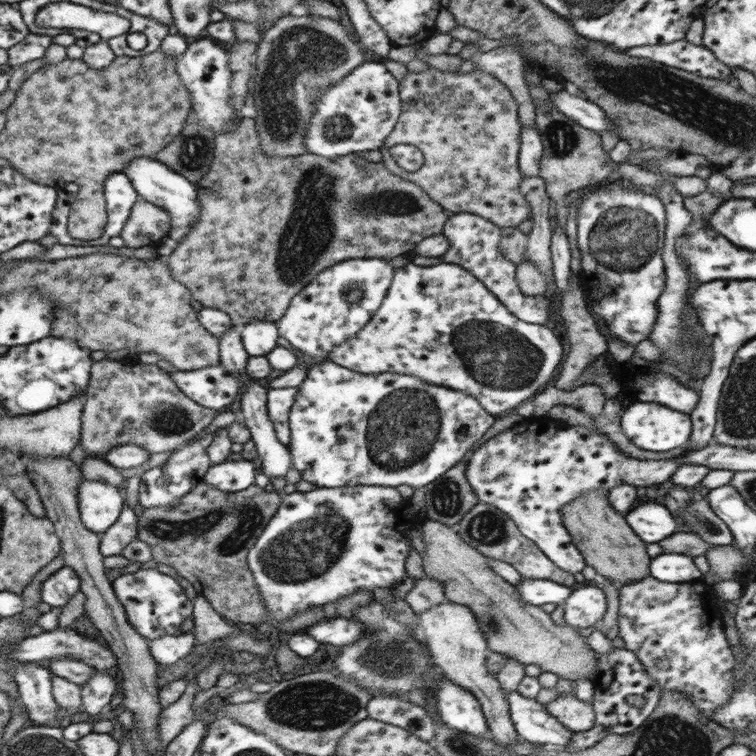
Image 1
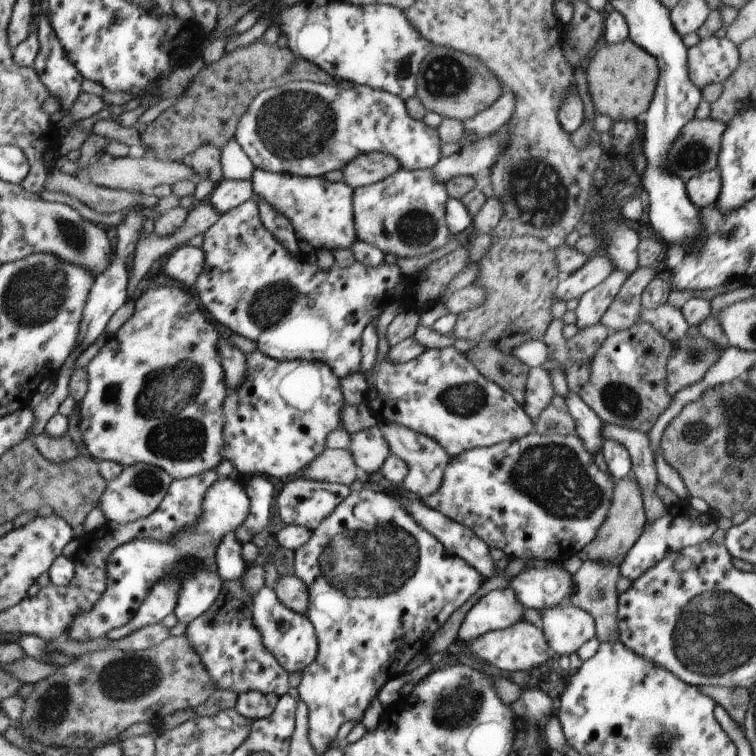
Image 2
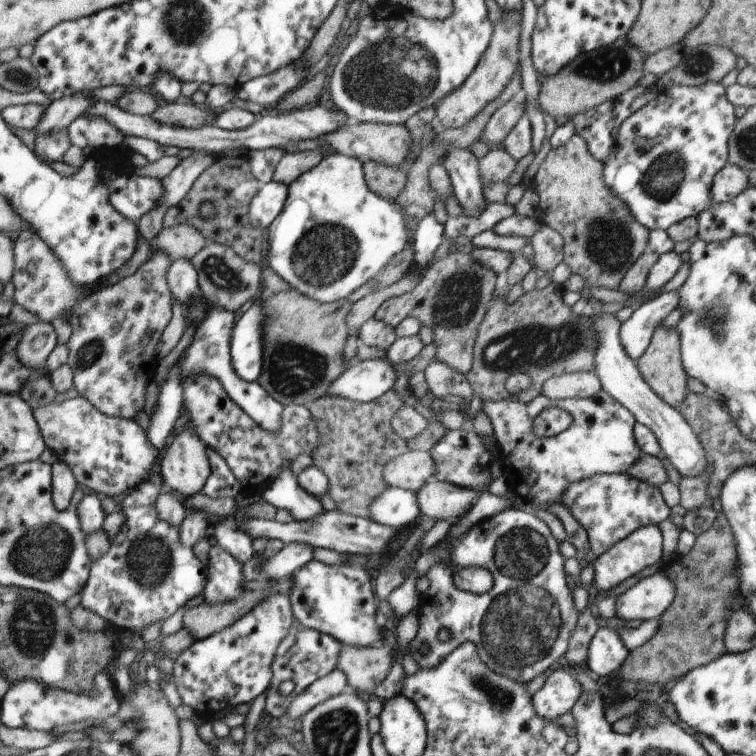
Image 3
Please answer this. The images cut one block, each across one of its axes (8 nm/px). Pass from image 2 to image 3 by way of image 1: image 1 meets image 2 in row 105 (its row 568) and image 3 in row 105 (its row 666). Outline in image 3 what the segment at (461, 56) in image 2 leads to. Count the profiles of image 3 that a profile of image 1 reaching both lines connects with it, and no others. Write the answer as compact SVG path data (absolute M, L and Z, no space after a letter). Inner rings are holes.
M628 38L615 40L611 45L600 47L590 53L579 54L569 62L558 74L540 77L540 93L538 104L546 115L558 118L590 110L599 104L618 98L622 93L636 86L644 75L643 52L634 46Z

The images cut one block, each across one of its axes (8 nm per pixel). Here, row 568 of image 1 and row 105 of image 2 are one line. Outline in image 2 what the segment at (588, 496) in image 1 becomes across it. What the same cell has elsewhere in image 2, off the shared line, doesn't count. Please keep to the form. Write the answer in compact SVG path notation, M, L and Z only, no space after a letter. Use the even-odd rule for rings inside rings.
M630 38L620 44L608 44L594 50L587 68L588 93L595 114L606 115L612 122L628 122L642 118L650 107L660 77L656 58Z

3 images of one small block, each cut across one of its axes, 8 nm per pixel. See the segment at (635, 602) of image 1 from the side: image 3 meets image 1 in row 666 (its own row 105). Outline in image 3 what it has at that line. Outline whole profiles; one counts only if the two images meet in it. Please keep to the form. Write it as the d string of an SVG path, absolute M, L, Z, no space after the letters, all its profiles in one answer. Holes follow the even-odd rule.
M716 81L695 87L682 84L661 90L653 101L621 124L615 150L603 161L606 186L624 201L634 218L650 231L666 231L670 225L696 217L712 204L713 178L729 162L728 141L737 121L734 108L726 96L724 85Z

